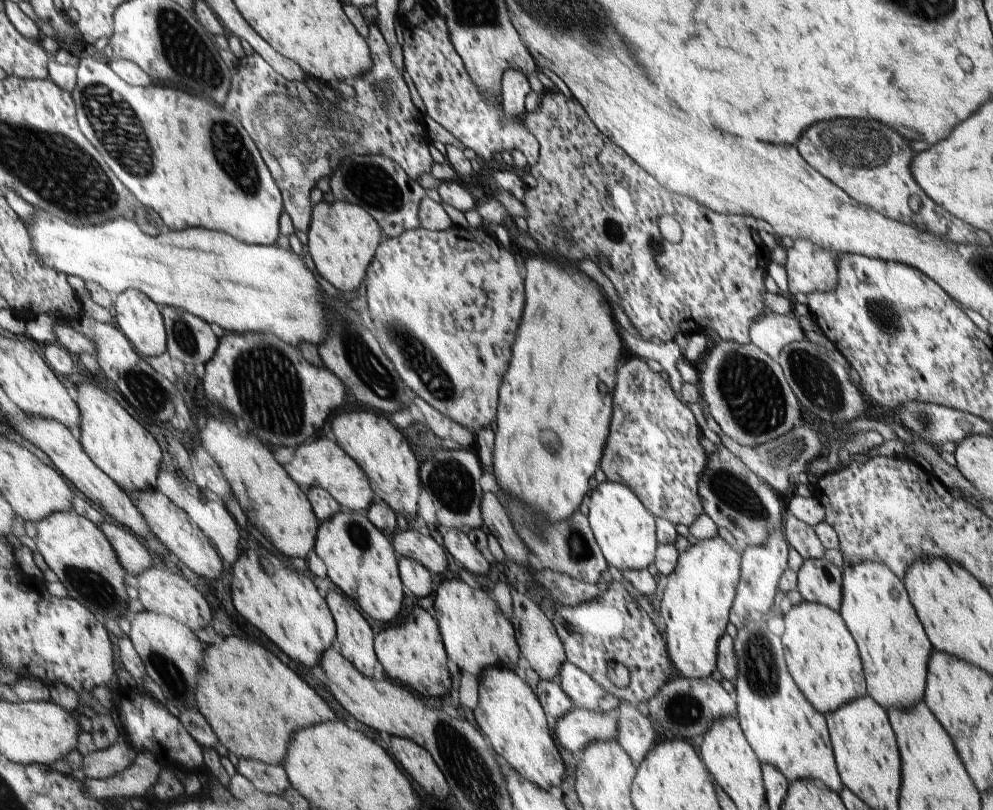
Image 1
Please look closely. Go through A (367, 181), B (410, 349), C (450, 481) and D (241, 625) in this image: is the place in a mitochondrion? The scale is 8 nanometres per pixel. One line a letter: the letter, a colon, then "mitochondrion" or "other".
A: mitochondrion
B: mitochondrion
C: mitochondrion
D: other

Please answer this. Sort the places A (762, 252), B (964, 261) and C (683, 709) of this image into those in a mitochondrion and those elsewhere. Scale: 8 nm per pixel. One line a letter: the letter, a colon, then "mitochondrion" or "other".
A: other
B: mitochondrion
C: mitochondrion

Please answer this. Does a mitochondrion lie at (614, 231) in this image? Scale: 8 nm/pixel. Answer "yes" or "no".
yes

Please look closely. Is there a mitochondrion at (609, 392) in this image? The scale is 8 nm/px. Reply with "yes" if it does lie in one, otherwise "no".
no

